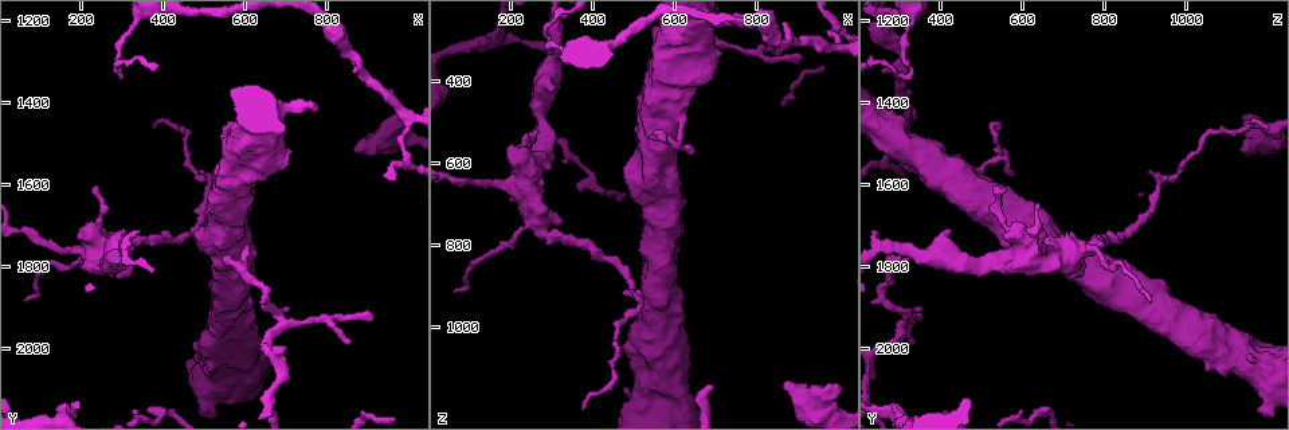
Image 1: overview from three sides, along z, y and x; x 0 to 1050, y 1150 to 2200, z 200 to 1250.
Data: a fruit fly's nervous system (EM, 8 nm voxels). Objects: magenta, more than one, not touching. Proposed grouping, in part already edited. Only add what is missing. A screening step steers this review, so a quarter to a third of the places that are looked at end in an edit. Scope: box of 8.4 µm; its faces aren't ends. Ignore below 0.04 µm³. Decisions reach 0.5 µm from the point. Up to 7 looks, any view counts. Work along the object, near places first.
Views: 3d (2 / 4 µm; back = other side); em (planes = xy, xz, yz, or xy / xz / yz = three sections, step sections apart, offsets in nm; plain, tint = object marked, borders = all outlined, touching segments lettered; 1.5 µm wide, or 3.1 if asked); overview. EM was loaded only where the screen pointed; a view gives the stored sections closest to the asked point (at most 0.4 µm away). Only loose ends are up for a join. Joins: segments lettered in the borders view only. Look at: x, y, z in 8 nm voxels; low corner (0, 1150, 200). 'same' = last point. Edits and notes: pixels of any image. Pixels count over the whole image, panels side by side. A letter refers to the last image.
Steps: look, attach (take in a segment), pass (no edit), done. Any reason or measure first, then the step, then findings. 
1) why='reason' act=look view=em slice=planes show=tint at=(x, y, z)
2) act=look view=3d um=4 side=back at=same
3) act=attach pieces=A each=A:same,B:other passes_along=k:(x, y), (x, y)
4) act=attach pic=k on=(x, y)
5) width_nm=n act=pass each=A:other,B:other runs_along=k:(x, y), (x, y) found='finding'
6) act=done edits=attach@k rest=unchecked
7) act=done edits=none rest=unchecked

why='free end' act=look view=3d um=4 at=(650, 1575, 580)

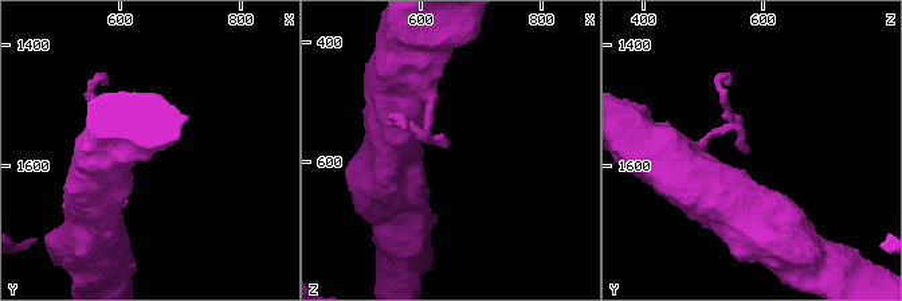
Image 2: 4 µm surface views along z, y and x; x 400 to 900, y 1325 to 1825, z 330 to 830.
act=look view=em slice=xy step=4 show=borders at=(650, 1580, 580)

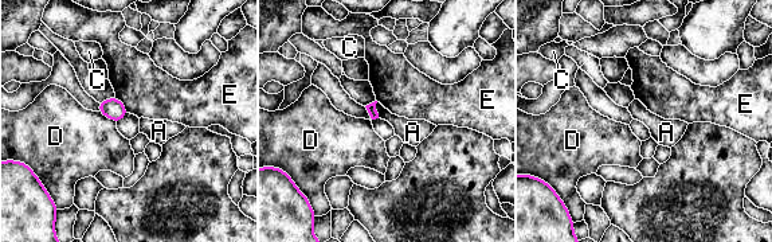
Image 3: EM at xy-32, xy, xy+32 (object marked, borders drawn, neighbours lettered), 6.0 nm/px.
act=pass each=A:other,C:other,D:other,E:other found='none of them fits'

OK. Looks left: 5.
why='tapers out' act=look view=3d um=4 at=(845, 1995, 320)

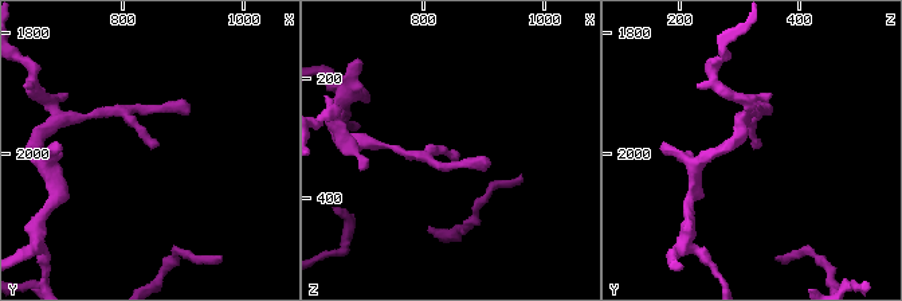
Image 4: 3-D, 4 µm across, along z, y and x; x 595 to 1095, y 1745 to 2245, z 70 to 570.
act=look view=em slice=planes show=borders at=(850, 1995, 325)

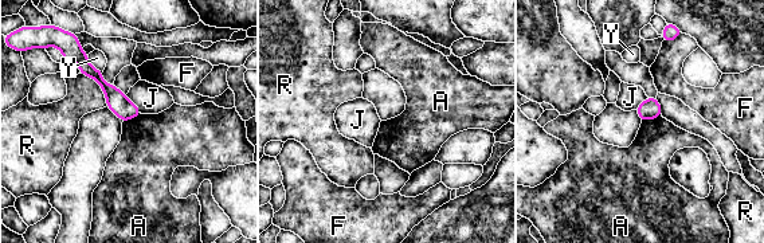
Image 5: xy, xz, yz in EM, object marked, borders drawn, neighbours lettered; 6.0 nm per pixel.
act=pass each=A:other,F:other,J:other,R:other,Y:other border=5:(141, 113), (122, 122) found='no lettered segment goes on from it'

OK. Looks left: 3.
why='tapers out' act=look view=em slice=planes show=borders at=(550, 1790, 300)

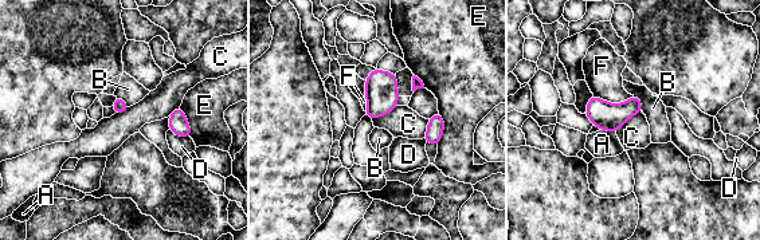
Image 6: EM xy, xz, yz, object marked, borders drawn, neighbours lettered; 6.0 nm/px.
act=pass each=A:other,B:other,C:other,D:other,E:other,F:other border=6:(641, 110), (615, 132) found='no lettered segment goes on from it'

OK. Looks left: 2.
act=done edits=none rest=unchecked

